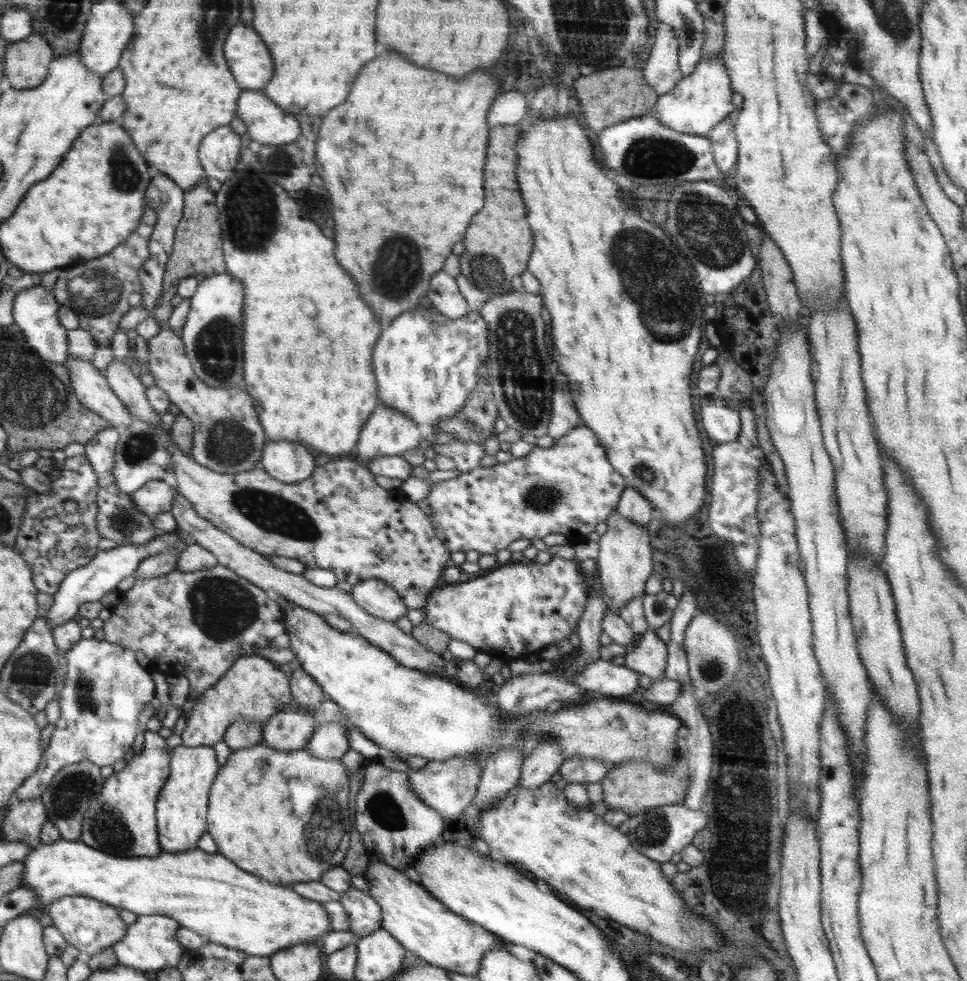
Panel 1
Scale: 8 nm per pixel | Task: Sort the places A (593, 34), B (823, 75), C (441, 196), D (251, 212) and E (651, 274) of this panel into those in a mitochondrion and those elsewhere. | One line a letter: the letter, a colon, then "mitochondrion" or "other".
A: mitochondrion
B: other
C: other
D: mitochondrion
E: mitochondrion

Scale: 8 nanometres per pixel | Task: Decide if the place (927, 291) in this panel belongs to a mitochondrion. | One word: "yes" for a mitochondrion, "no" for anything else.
no

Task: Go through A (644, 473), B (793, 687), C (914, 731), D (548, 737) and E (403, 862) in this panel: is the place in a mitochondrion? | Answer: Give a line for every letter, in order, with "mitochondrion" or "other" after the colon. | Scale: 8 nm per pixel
A: mitochondrion
B: other
C: other
D: other
E: other

